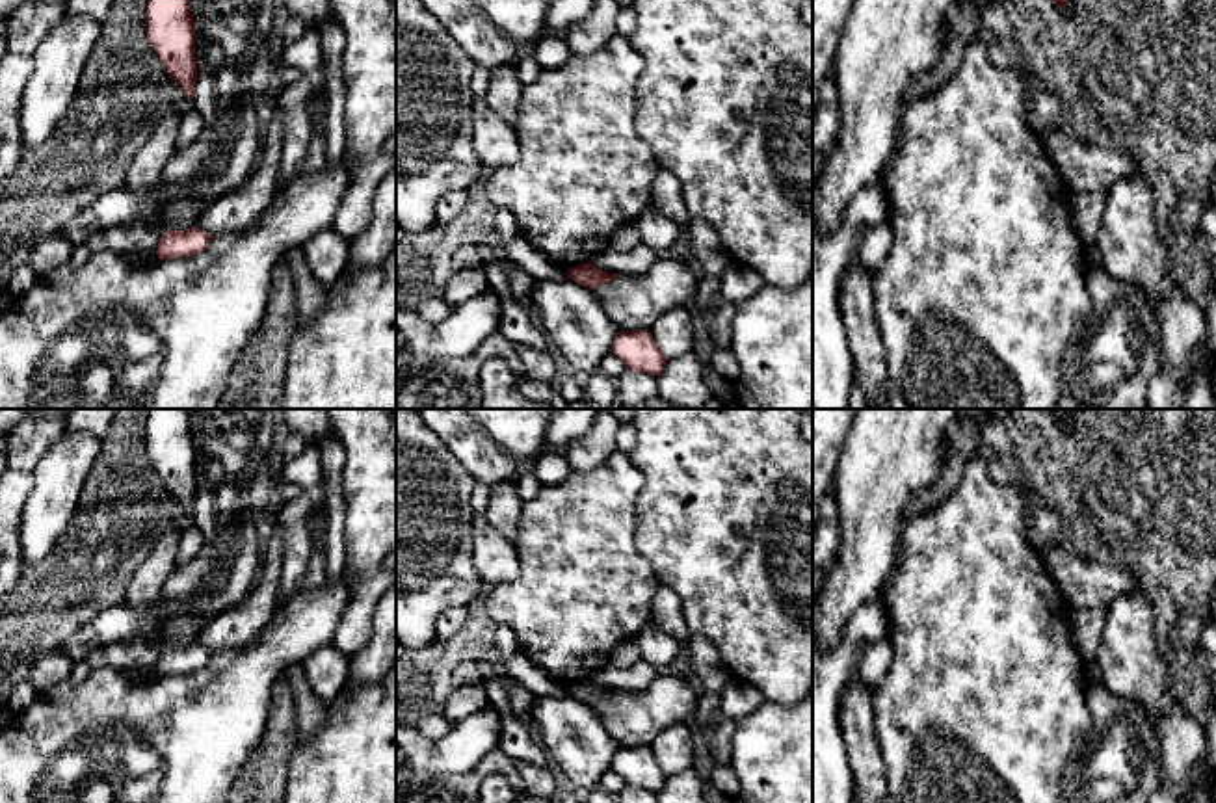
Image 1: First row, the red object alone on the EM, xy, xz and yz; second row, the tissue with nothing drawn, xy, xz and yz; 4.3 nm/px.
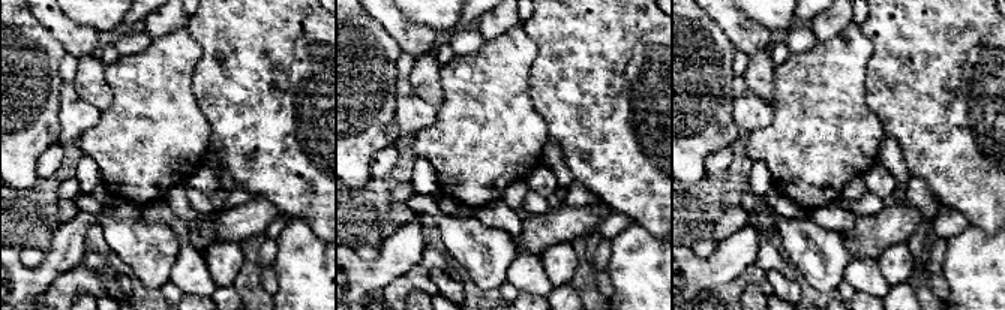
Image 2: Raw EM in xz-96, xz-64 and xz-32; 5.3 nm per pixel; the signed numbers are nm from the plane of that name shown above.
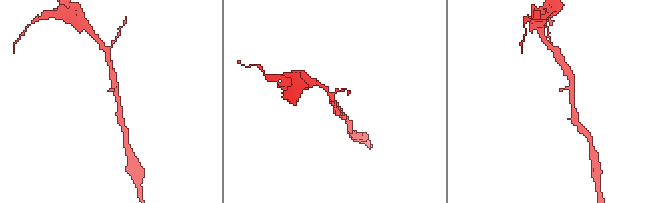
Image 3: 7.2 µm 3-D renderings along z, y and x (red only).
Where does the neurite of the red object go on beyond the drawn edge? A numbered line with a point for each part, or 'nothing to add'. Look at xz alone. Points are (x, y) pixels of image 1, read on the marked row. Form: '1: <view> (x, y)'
nothing to add

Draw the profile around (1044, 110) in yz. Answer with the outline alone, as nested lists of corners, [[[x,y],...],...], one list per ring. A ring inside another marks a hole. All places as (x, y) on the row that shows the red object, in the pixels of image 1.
[[[995,39],[989,43],[987,56],[991,63],[1004,71],[1017,71],[1028,84],[1028,125],[1043,136],[1047,130],[1058,125],[1060,102],[1054,93],[1051,93],[1041,80],[1028,72],[1024,67],[1024,56],[1011,43],[1002,43]]]

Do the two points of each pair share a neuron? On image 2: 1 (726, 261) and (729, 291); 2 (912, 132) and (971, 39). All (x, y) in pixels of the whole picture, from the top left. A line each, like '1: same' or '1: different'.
1: different
2: same

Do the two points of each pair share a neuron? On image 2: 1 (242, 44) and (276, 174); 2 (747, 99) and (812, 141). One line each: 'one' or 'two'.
1: one
2: two

